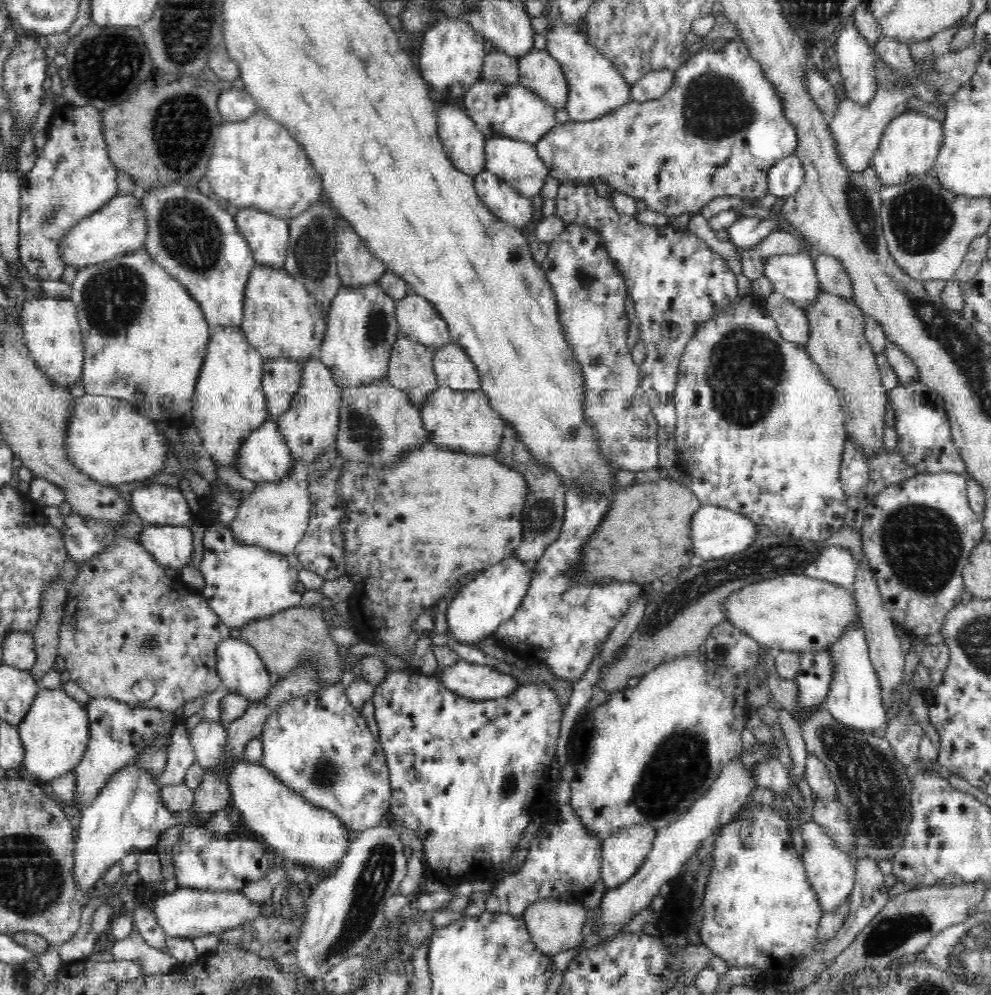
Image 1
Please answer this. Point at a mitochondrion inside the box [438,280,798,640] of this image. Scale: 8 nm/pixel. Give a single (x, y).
(746, 367)

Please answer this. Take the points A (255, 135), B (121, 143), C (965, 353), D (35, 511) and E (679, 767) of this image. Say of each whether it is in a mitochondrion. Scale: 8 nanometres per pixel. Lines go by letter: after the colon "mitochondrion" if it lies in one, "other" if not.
A: other
B: other
C: mitochondrion
D: other
E: mitochondrion

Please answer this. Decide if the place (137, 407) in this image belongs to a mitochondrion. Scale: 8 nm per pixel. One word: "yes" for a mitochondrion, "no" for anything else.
no

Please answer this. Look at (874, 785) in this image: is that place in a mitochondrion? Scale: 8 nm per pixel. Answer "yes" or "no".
yes

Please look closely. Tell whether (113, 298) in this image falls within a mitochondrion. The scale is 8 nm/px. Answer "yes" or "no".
yes

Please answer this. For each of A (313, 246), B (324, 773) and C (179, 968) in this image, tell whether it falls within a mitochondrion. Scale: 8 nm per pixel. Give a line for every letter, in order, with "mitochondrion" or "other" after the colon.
A: mitochondrion
B: mitochondrion
C: other

